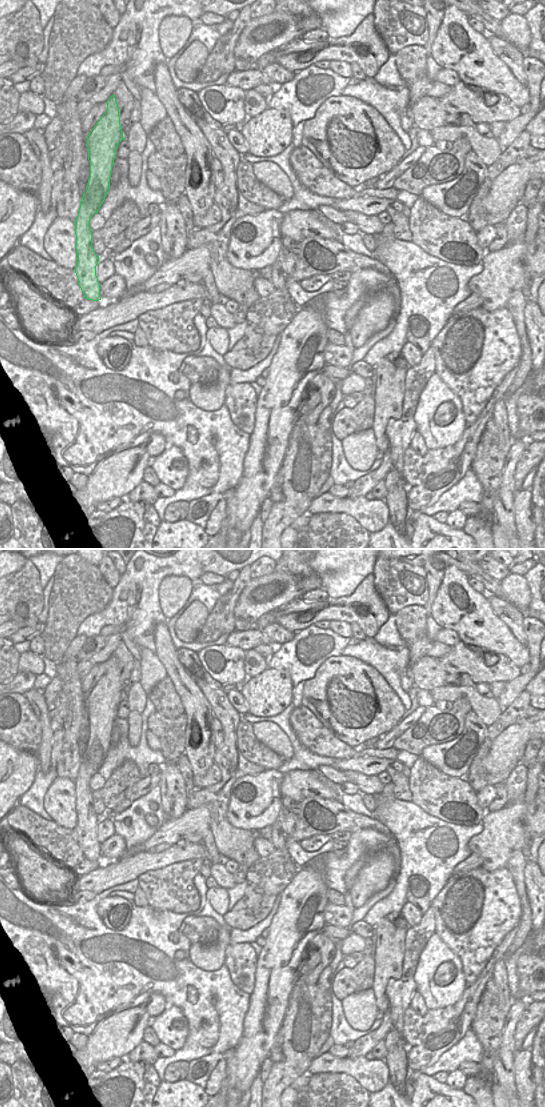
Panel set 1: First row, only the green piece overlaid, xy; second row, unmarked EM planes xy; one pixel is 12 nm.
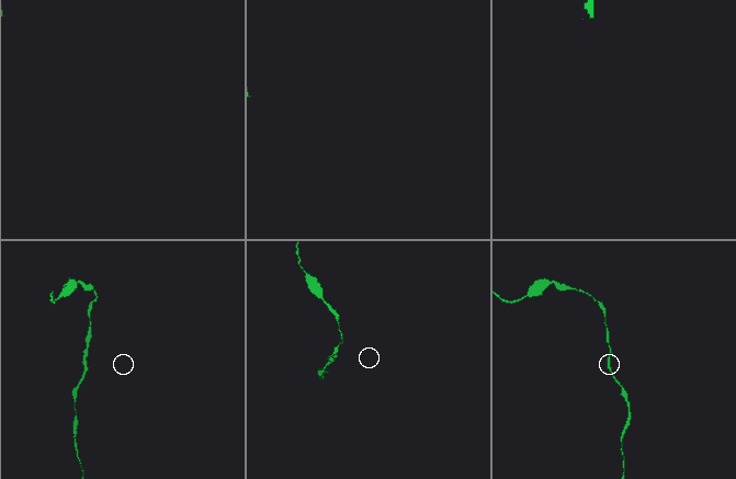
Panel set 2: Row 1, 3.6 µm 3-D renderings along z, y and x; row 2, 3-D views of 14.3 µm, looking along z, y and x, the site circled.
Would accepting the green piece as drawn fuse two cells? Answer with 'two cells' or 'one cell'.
one cell

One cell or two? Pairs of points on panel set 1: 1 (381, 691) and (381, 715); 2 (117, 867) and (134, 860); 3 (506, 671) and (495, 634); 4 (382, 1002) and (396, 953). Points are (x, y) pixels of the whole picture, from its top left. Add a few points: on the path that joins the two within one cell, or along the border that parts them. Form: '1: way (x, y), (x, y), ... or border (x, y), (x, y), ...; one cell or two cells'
1: way (381, 697), (382, 709); one cell
2: way (121, 867), (127, 867), (130, 864); one cell
3: border (491, 654), (493, 656), (503, 654), (519, 668); two cells
4: way (381, 990), (381, 977), (388, 965); one cell

